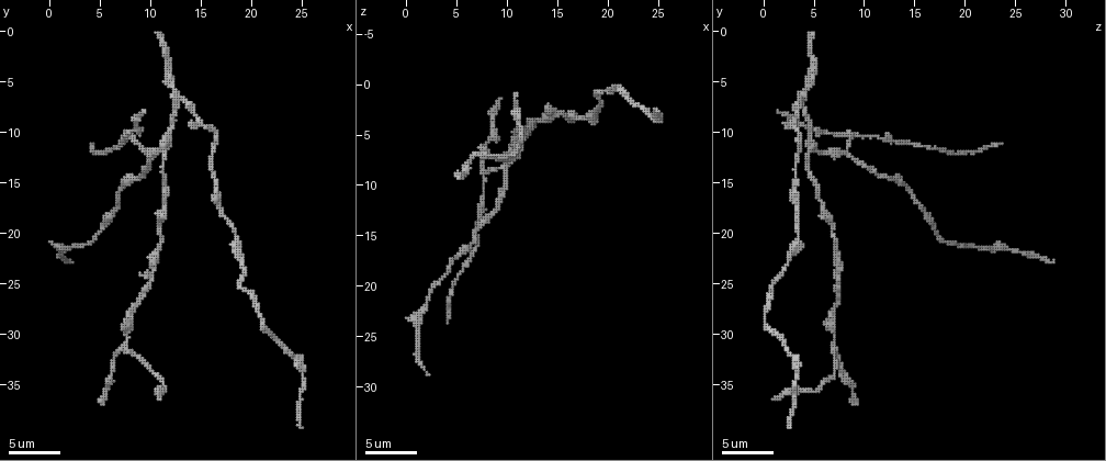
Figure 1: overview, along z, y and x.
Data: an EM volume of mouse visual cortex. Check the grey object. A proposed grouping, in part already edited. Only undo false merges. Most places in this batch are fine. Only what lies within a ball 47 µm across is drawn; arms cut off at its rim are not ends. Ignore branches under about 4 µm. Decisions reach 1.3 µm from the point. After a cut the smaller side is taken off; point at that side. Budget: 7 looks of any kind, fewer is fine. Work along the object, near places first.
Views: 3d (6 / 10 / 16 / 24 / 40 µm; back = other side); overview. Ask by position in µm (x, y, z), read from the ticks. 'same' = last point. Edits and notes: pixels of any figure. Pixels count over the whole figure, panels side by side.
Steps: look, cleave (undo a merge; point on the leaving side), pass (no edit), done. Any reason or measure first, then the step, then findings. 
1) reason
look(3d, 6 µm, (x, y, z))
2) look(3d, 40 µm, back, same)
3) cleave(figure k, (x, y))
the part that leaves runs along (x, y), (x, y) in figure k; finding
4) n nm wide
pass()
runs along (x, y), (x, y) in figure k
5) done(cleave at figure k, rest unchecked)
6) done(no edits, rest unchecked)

look(3d, 10 µm, (11.6, 11.8, 4.4))

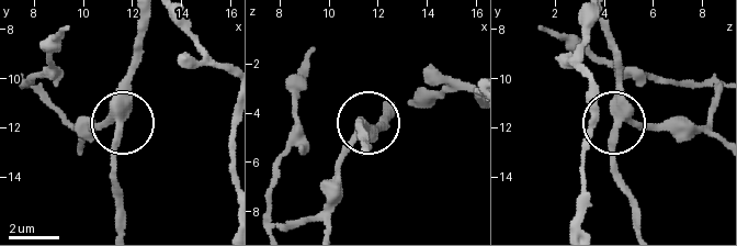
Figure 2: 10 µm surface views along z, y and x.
3 arms
pass()
runs along (149, 18), (121, 123), (91, 125) in figure 2; all the same cell

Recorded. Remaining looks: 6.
a fork
look(3d, 6 µm, (7.6, 10.4, 9.0))

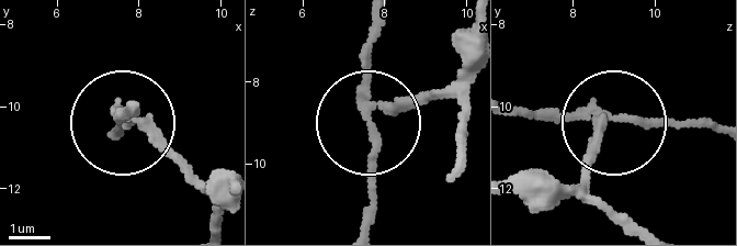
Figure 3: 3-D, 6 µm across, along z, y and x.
other side
look(3d, 6 µm, back, (7.70, 10.25, 9.10))

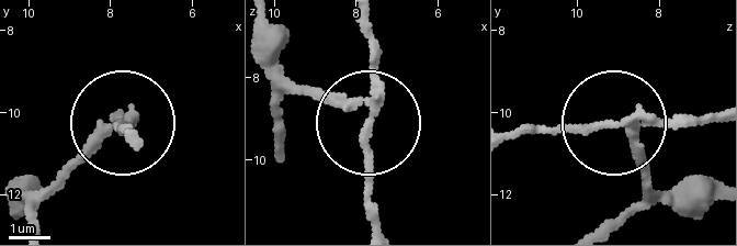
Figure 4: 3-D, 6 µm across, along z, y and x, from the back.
cleave(figure 4, (115, 120))
the part that leaves runs along (380, 94), (369, 133), (376, 227) in figure 4; two cells meet here

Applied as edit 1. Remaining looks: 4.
look(overview)

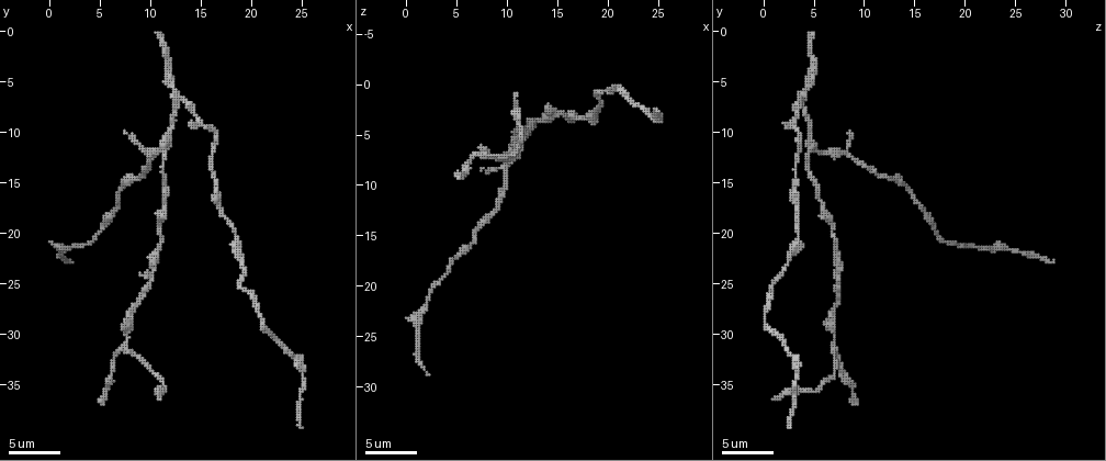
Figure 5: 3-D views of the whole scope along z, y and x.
a fork
look(3d, 10 µm, (7.2, 31.6, 6.8))

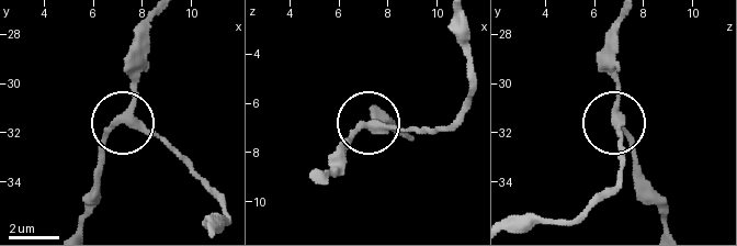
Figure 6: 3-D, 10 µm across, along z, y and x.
zoom in
look(3d, 6 µm, (7.2, 31.5, 7.0))

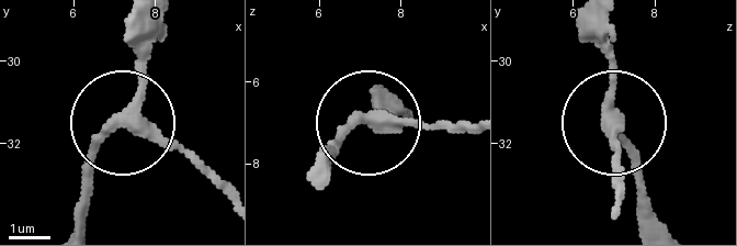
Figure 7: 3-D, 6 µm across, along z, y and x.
side arm 7 µm
pass()
runs along (163, 22), (138, 107), (93, 158), (82, 208) in figure 7; one cell here

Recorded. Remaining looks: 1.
done(cleave at figure 4, rest unchecked)

